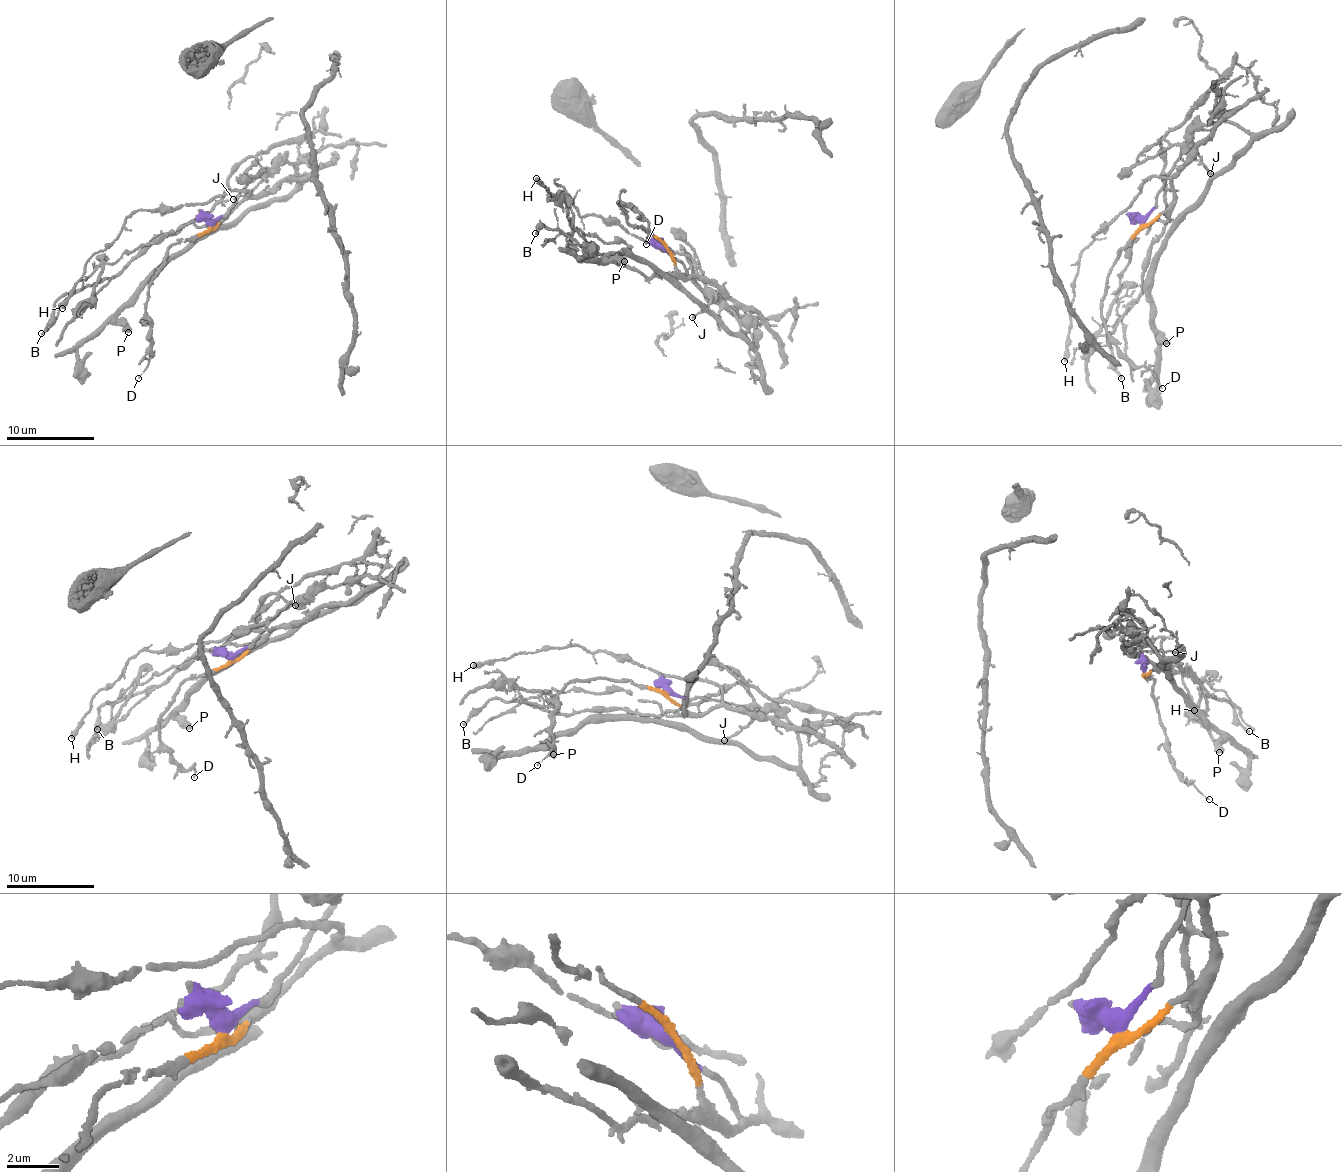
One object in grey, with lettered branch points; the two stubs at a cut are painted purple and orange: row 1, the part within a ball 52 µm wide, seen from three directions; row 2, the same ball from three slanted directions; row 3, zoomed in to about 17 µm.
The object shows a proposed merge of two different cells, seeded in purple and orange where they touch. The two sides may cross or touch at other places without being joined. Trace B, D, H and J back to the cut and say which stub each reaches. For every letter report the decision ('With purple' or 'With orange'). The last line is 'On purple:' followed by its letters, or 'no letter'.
B: With purple
D: With orange
H: With orange
J: With purple
On purple: B, J

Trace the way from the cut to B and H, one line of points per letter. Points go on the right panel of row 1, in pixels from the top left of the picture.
B: (1142, 223), (1179, 157), (1177, 144), (1162, 139), (1167, 221), (1152, 240), (1139, 298), (1109, 336), (1120, 378)
H: (1142, 223), (1171, 203), (1174, 190), (1166, 178), (1143, 182), (1128, 206), (1081, 253), (1065, 360)

